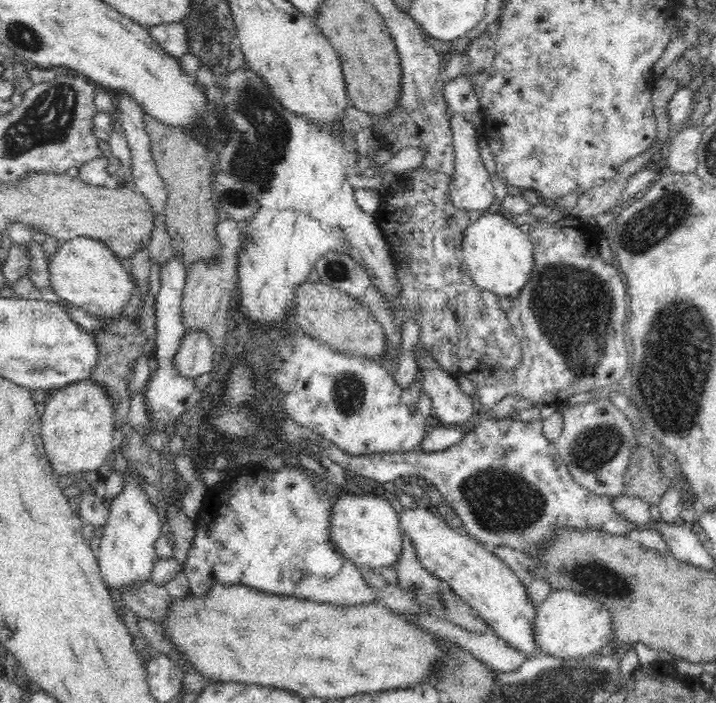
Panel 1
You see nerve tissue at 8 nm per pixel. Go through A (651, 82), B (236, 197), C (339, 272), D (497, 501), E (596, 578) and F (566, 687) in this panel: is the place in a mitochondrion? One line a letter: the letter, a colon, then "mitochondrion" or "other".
A: other
B: mitochondrion
C: mitochondrion
D: mitochondrion
E: mitochondrion
F: mitochondrion

